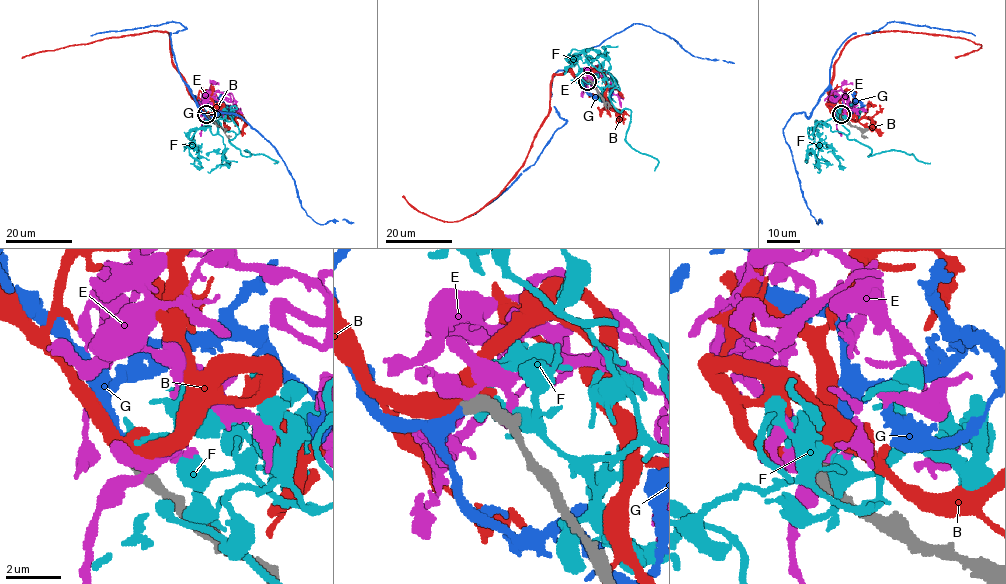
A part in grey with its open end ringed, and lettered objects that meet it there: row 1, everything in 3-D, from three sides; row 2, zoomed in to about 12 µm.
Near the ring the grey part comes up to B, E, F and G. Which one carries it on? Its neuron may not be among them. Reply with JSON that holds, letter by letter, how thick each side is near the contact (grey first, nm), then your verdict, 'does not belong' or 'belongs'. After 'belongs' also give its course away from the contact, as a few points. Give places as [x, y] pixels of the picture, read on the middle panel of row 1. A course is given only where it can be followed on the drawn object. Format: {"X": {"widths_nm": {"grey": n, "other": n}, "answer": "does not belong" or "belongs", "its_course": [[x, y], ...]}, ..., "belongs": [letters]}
{"B": {"widths_nm": {"grey": 550, "other": 440}, "answer": "does not belong"}, "E": {"widths_nm": {"grey": 440, "other": 400}, "answer": "does not belong"}, "F": {"widths_nm": {"grey": 550, "other": 460}, "answer": "does not belong"}, "G": {"widths_nm": {"grey": 440, "other": 360}, "answer": "belongs", "its_course": [[586, 81], [576, 80], [571, 64], [582, 53], [635, 23], [648, 25], [665, 34], [694, 57], [734, 63]]}, "belongs": ["G"]}

